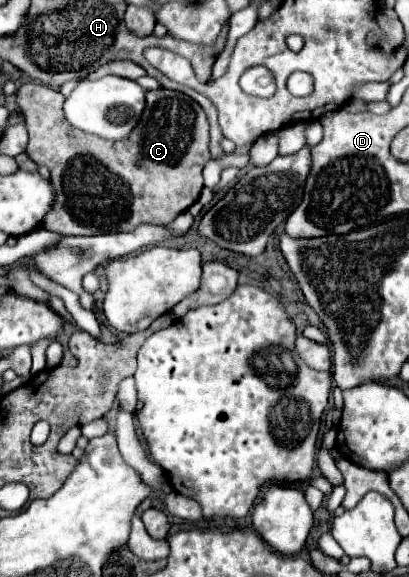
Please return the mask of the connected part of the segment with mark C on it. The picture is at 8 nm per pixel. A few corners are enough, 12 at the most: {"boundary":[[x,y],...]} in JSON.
{"boundary":[[146,92],[130,138],[76,130],[64,96],[16,94],[62,236],[168,224],[210,160],[204,110]]}

